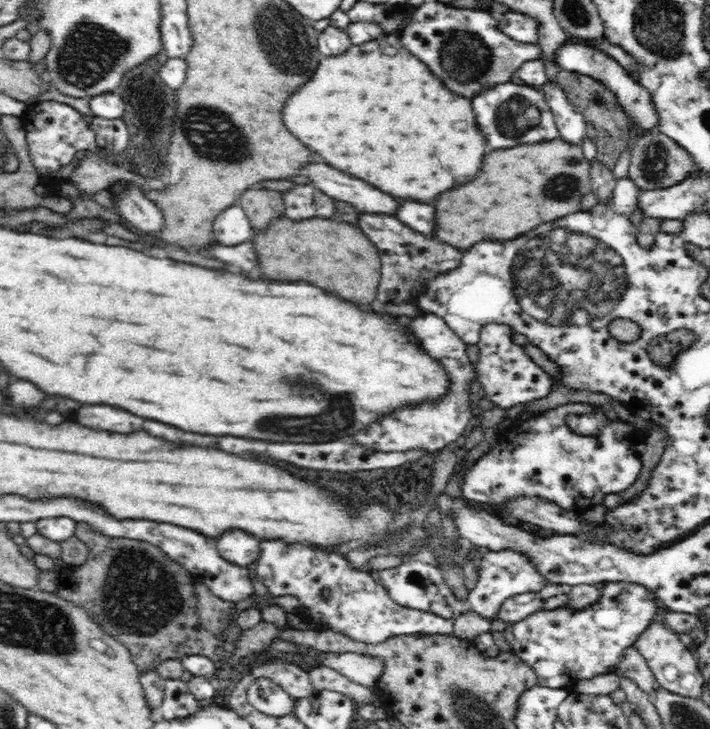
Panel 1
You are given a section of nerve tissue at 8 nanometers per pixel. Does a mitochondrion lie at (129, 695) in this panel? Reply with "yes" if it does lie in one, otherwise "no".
no

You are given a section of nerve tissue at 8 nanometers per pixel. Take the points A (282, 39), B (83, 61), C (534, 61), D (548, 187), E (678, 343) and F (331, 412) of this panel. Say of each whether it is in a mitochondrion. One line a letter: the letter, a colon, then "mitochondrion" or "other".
A: mitochondrion
B: mitochondrion
C: other
D: mitochondrion
E: mitochondrion
F: mitochondrion

